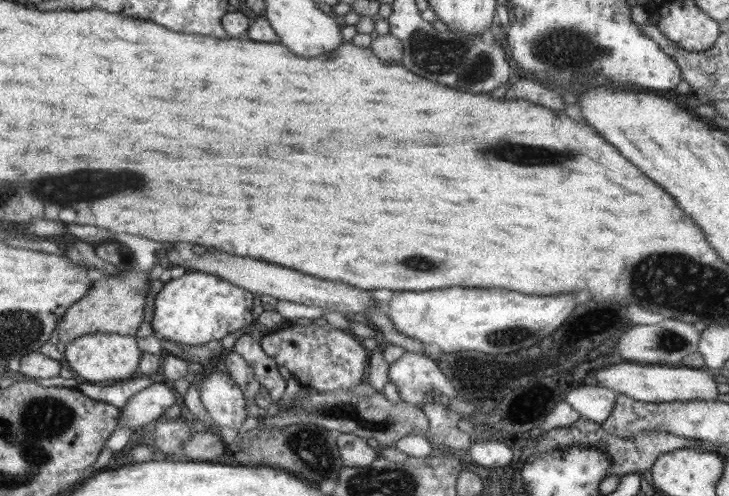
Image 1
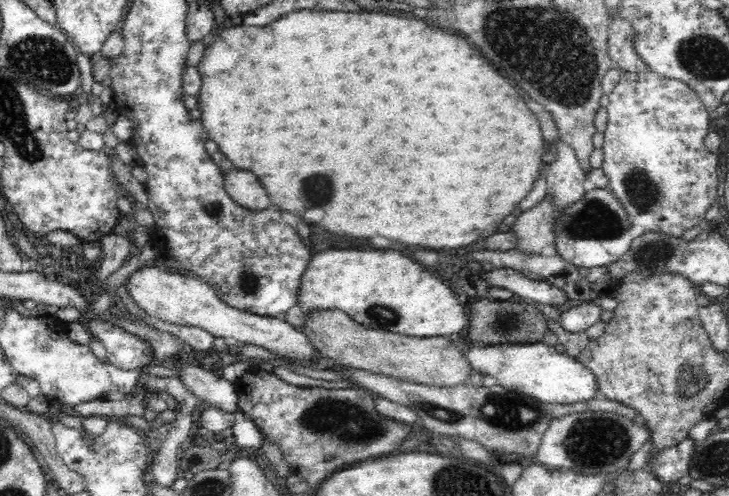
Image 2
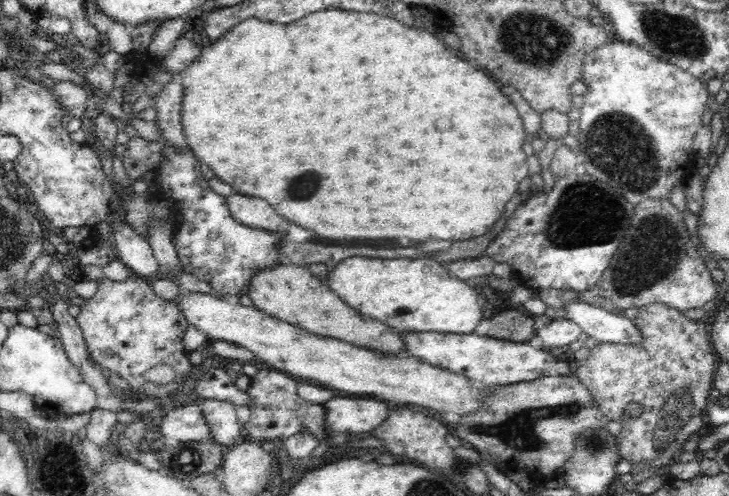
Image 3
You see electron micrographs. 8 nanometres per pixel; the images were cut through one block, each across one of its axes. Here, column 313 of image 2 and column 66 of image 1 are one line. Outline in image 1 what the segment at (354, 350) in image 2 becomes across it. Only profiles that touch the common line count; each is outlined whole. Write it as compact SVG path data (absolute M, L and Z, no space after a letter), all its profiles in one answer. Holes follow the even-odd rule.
M123 271L122 274L104 276L102 280L92 281L86 296L76 303L60 320L58 338L60 345L70 343L78 337L94 332L116 333L135 337L140 324L144 322L146 292L150 290L150 271Z

